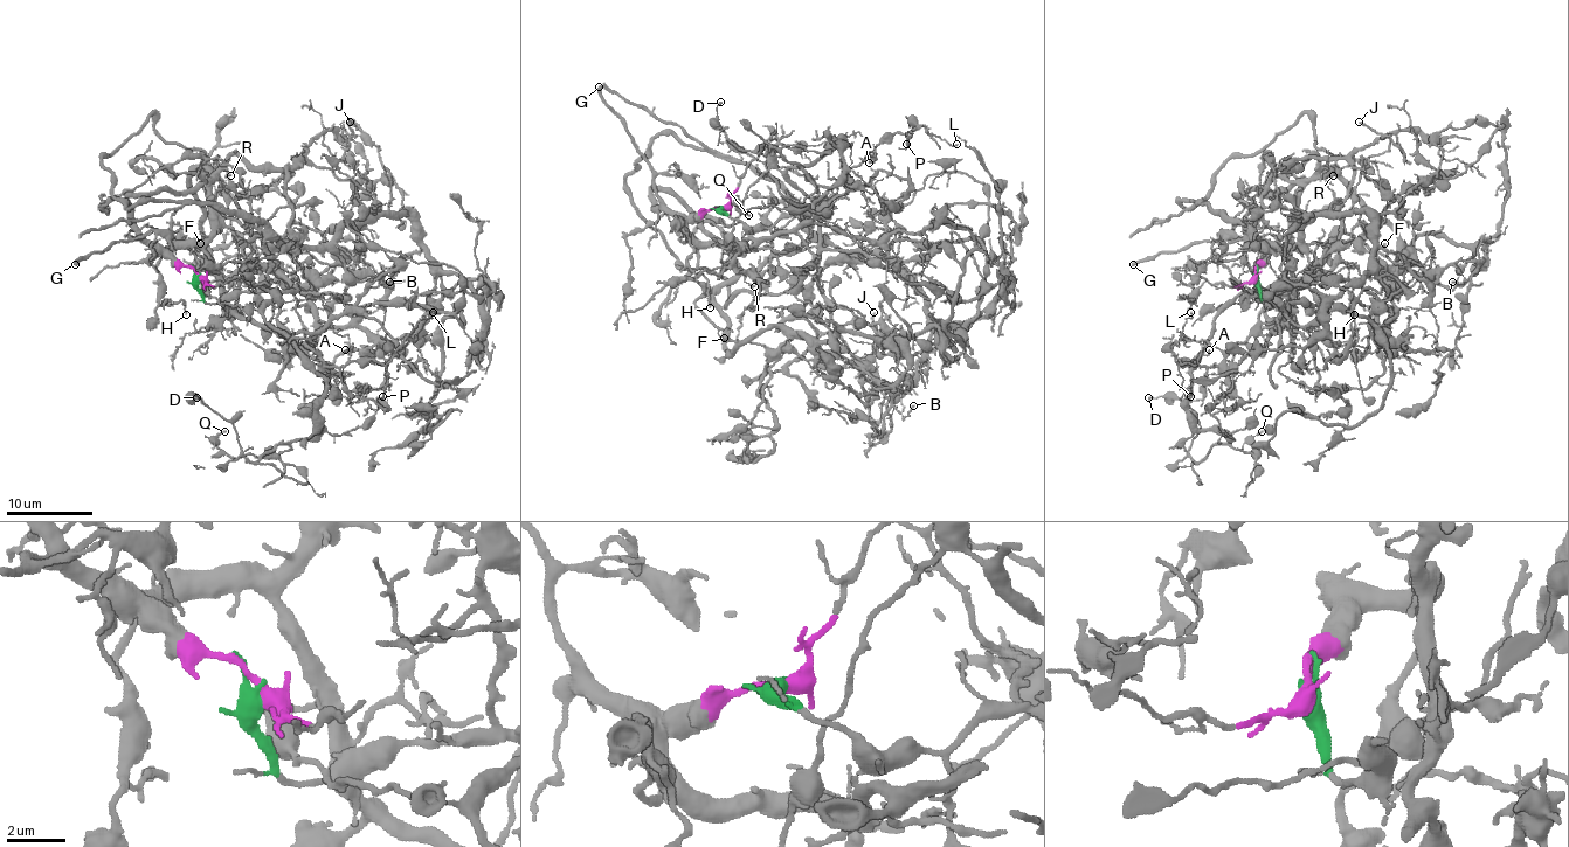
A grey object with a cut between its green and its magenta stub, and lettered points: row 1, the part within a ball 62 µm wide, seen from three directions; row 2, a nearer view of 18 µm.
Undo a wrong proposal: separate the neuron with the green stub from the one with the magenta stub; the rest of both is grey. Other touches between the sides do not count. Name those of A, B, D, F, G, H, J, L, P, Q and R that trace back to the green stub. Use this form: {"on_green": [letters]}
{"on_green": ["A", "B", "D", "L", "P", "Q"]}

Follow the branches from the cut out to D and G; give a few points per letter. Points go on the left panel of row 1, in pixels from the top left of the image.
D: (199, 275), (208, 304), (280, 297), (277, 323), (326, 381), (318, 429), (251, 462), (197, 396)
G: (199, 275), (158, 254), (143, 238), (117, 241), (104, 251), (84, 256), (75, 264)

